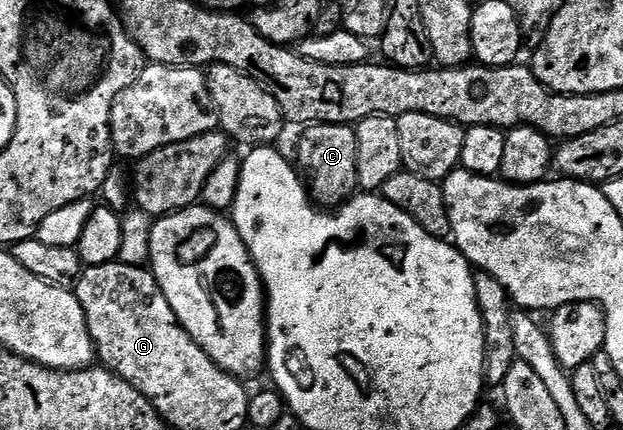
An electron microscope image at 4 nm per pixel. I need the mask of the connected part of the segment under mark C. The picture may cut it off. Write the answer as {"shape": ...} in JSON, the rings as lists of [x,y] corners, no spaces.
{"shape":[[[320,122],[305,127],[301,133],[302,139],[298,142],[299,163],[297,162],[297,165],[304,171],[311,199],[319,207],[337,208],[343,202],[355,197],[358,190],[358,176],[356,174],[356,132],[354,126]]]}

